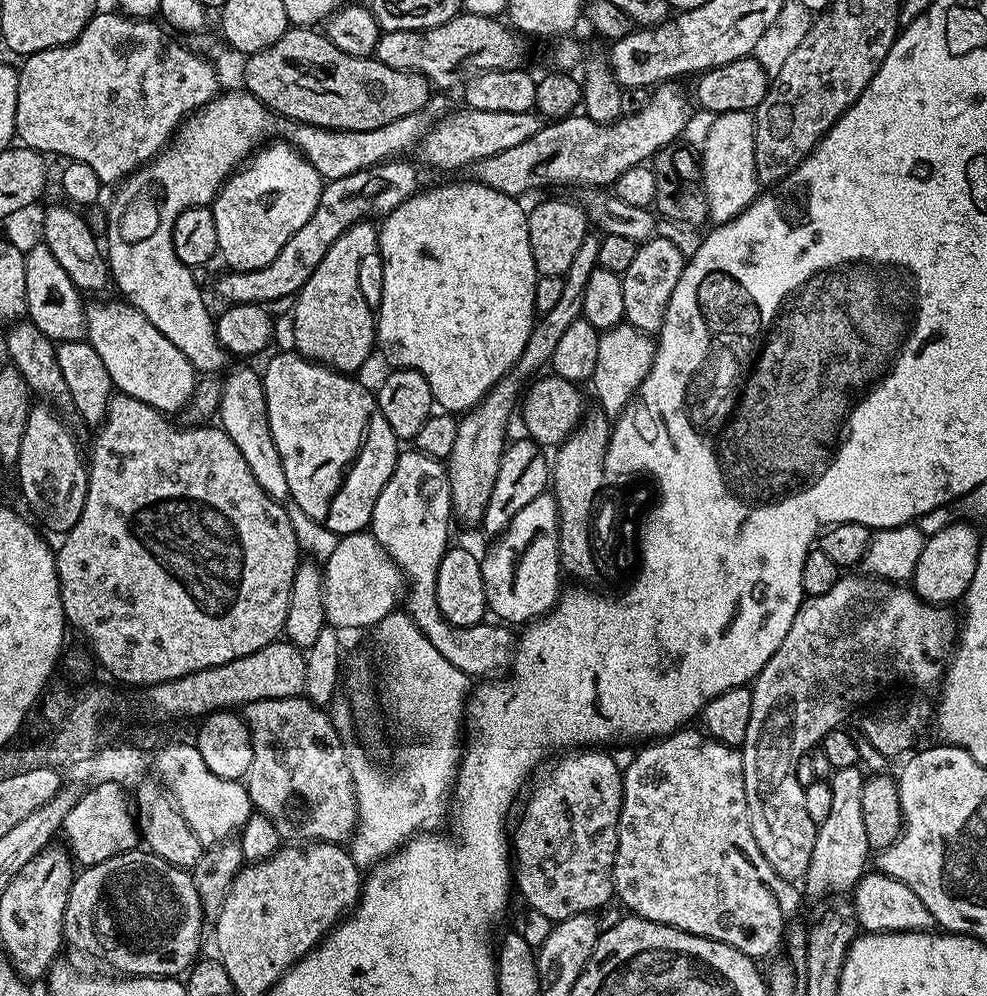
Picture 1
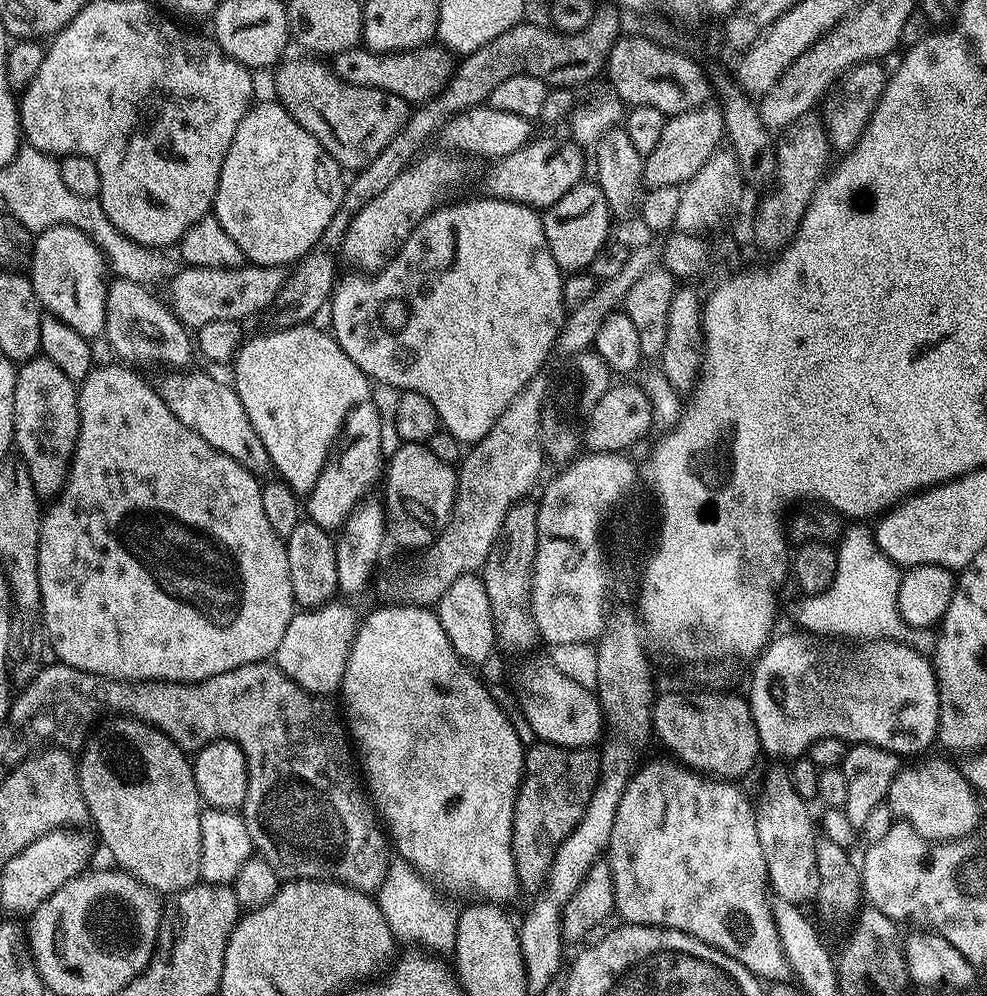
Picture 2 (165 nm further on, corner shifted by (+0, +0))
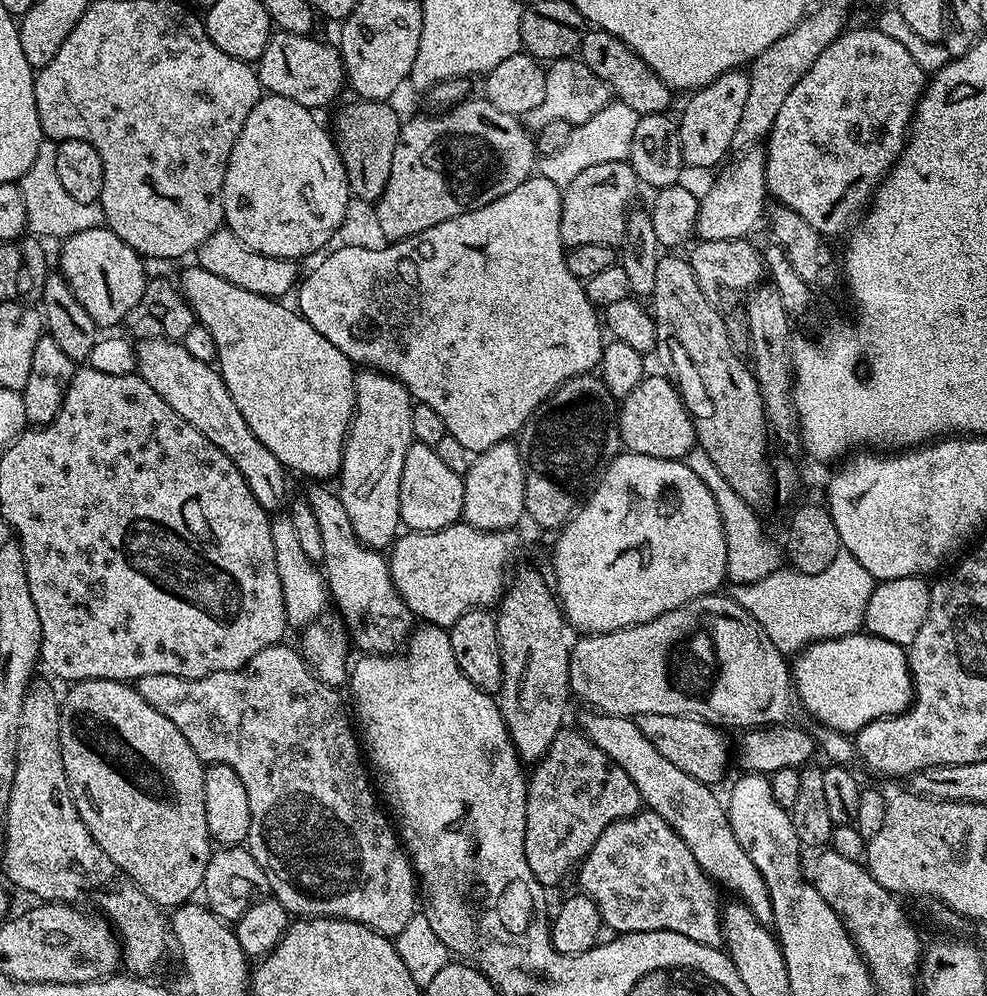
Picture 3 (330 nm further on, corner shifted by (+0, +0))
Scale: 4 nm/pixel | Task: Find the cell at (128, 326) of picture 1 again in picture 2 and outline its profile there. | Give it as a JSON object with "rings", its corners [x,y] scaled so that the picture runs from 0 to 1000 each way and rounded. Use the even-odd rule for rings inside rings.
{"rings":[[[170,371],[165,374],[160,393],[163,400],[172,408],[176,420],[184,424],[197,436],[209,440],[217,452],[225,452],[237,464],[260,480],[267,480],[271,474],[277,473],[276,461],[265,448],[265,440],[261,440],[261,432],[249,420],[249,412],[245,412],[245,404],[241,400],[238,389],[234,385],[222,386],[215,378],[196,371]]]}

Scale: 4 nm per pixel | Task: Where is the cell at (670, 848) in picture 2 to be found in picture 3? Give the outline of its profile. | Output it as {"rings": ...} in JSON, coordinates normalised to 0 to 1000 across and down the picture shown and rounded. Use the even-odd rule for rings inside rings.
{"rings":[[[649,813],[642,819],[622,825],[618,829],[614,829],[614,833],[610,833],[610,837],[606,841],[606,845],[602,845],[602,849],[597,853],[595,859],[592,860],[587,868],[588,876],[588,892],[587,895],[593,900],[597,900],[599,904],[606,910],[608,915],[608,923],[611,927],[617,928],[626,937],[629,936],[666,936],[667,934],[675,934],[676,936],[686,936],[695,942],[703,942],[703,946],[711,946],[711,950],[719,950],[720,952],[729,952],[734,948],[734,934],[732,931],[732,904],[725,901],[726,889],[717,881],[713,874],[707,869],[707,865],[703,861],[703,857],[699,857],[699,849],[695,849],[695,845],[691,845],[691,841],[676,827],[666,815]]]}

